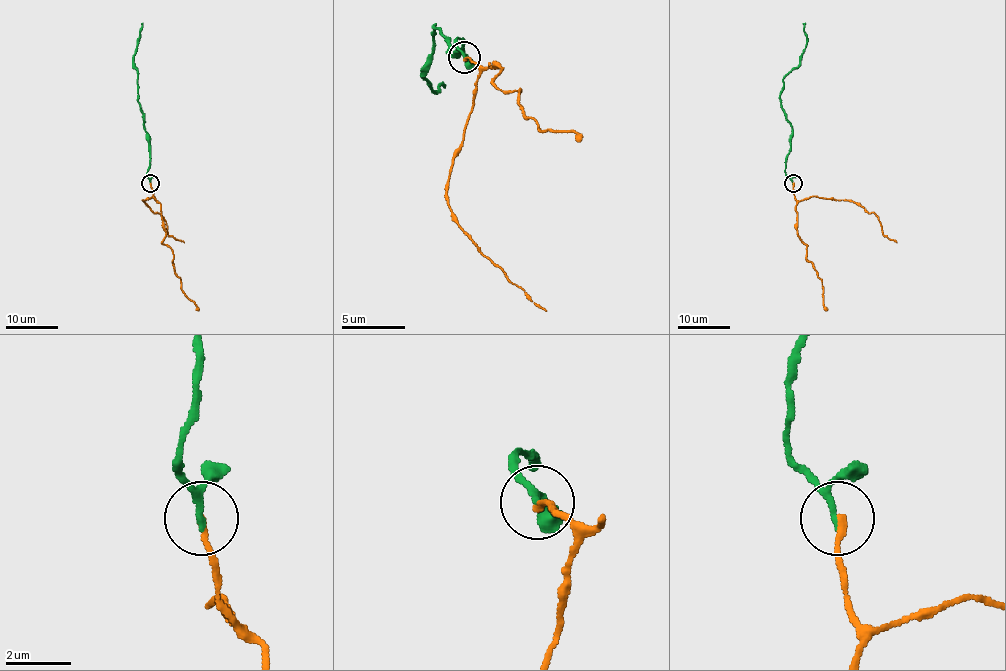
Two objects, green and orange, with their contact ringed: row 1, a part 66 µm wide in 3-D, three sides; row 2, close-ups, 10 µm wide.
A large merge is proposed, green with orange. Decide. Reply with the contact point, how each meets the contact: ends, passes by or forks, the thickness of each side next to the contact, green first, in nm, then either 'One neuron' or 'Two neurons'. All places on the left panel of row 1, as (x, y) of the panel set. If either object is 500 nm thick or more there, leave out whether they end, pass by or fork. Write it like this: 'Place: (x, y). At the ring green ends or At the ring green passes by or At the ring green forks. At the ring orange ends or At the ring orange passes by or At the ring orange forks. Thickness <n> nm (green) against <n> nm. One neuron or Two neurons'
Place: (150, 183). At the ring green passes by. At the ring orange ends. Thickness 160 nm (green) against 200 nm. One neuron

